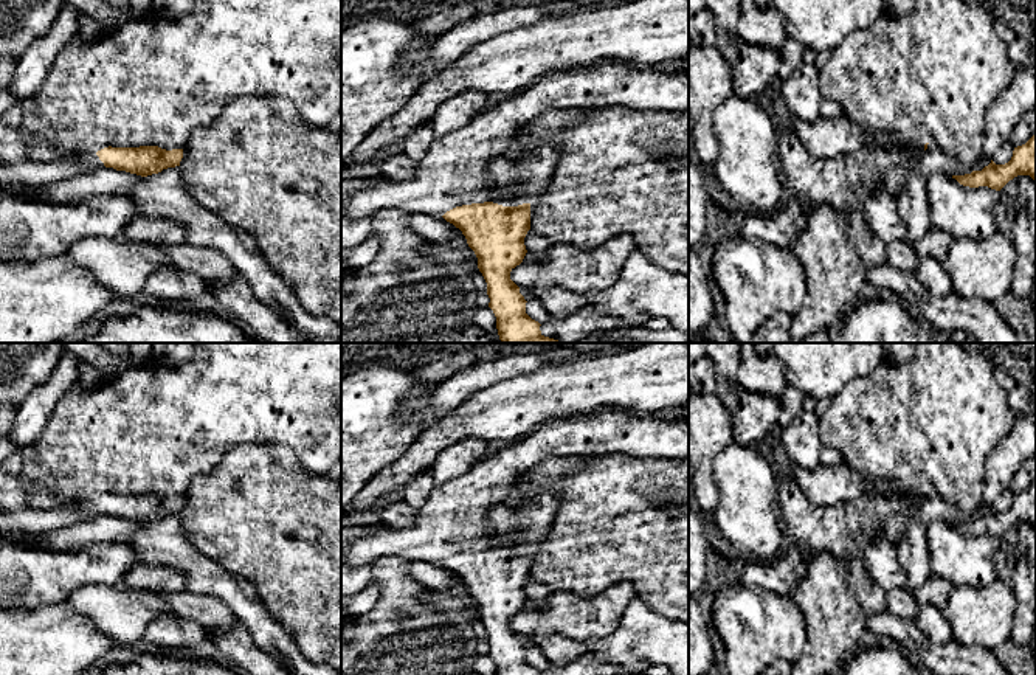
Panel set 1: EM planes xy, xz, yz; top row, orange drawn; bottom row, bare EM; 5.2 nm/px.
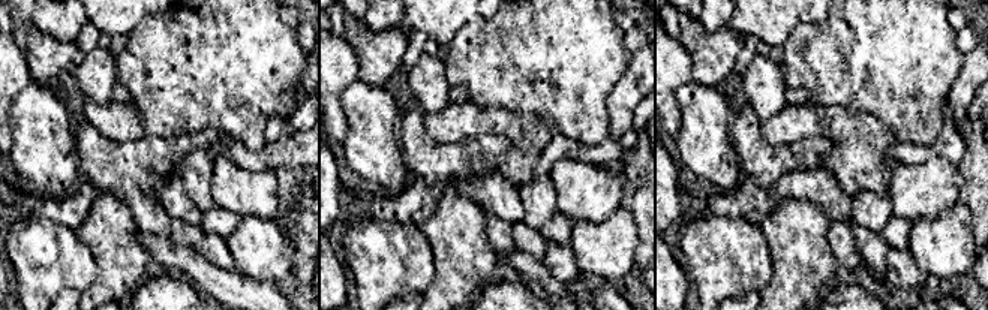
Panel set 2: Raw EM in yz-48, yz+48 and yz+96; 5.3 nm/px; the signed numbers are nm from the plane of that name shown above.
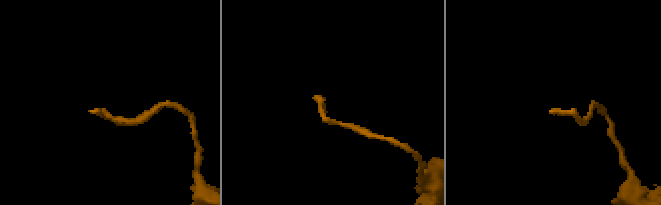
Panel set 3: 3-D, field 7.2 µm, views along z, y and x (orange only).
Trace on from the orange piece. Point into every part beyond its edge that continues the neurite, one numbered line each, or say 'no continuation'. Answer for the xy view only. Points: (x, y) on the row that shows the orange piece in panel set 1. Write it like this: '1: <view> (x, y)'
1: xy (90, 162)

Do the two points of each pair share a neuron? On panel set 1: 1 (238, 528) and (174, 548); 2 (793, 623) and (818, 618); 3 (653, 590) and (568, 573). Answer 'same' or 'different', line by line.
1: different
2: different
3: same

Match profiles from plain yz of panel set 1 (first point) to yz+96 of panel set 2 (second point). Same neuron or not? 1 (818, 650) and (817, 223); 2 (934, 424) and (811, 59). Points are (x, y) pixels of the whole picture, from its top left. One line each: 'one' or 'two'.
1: one
2: one

